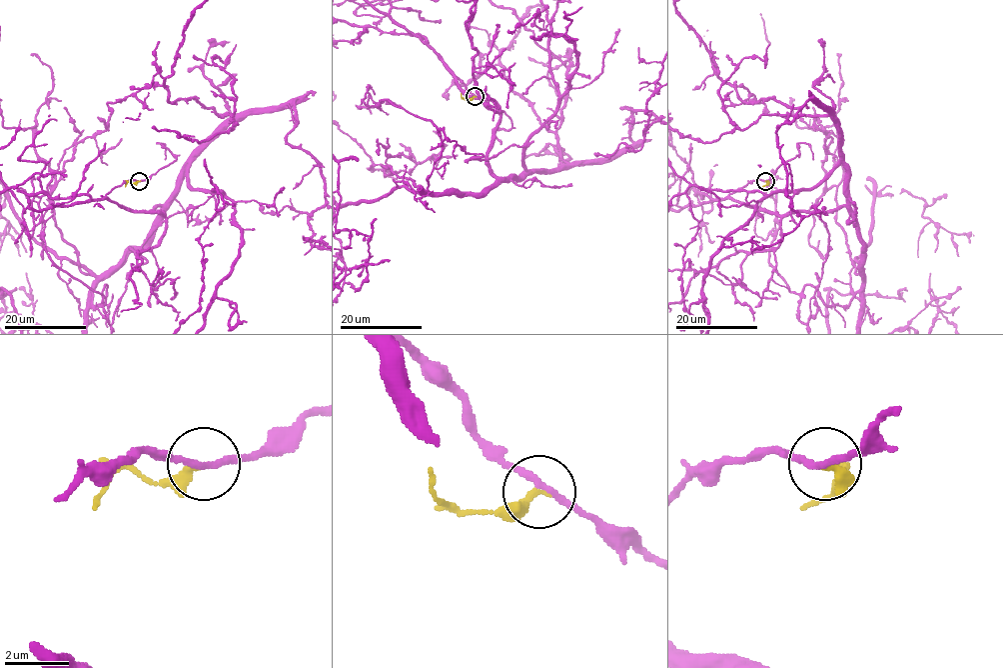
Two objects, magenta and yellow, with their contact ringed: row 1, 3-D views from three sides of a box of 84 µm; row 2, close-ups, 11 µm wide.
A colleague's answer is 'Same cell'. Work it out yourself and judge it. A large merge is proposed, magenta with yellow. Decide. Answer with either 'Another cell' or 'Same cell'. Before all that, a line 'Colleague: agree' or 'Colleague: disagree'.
Colleague: agree
Same cell

